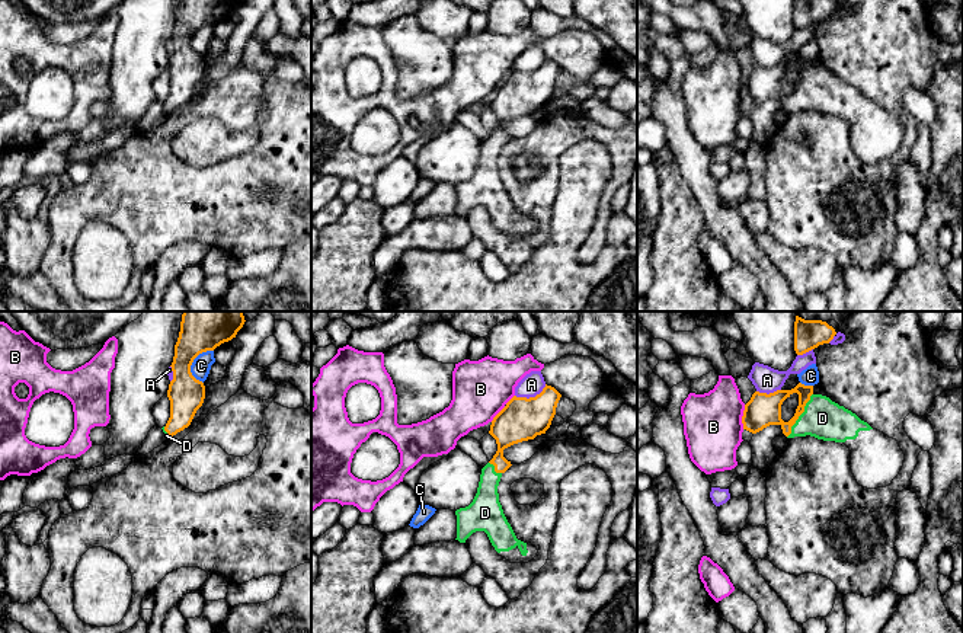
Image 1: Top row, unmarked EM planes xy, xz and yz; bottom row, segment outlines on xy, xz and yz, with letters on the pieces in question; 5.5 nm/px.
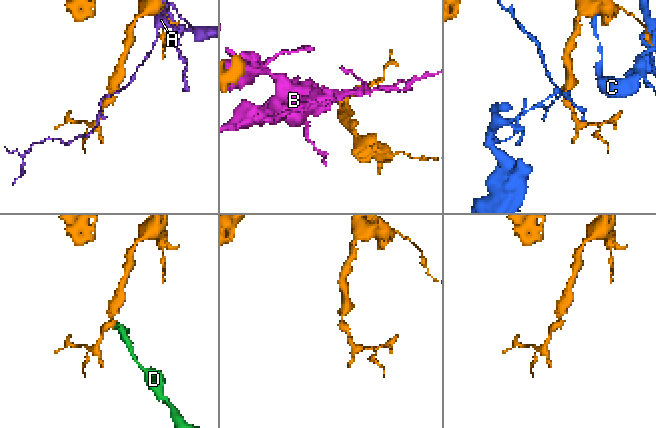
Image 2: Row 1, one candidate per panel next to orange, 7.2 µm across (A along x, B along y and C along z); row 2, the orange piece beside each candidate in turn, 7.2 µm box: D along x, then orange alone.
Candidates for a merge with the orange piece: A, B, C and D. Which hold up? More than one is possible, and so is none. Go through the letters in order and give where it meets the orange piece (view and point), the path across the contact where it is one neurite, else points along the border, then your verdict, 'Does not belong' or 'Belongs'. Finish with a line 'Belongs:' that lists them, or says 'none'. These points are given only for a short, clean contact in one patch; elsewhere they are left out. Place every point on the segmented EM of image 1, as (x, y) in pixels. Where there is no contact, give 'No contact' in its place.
A: Touches orange at xz (531, 397). Does not belong
B: Touches orange at yz (742, 416). Does not belong
C: Touches orange at xy (192, 361). Does not belong
D: Touches orange at yz (800, 413). Path across: yz (762, 409), (783, 424), (800, 413), (822, 418). Belongs
Belongs: D

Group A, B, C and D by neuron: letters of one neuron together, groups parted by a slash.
A / B / C / D

